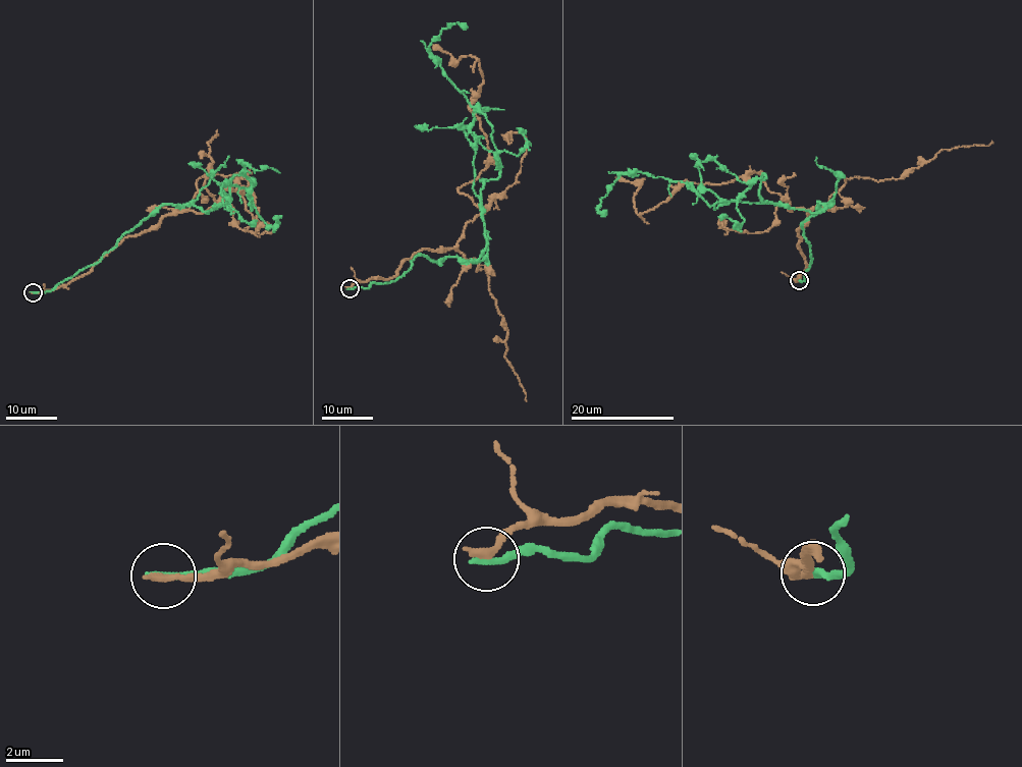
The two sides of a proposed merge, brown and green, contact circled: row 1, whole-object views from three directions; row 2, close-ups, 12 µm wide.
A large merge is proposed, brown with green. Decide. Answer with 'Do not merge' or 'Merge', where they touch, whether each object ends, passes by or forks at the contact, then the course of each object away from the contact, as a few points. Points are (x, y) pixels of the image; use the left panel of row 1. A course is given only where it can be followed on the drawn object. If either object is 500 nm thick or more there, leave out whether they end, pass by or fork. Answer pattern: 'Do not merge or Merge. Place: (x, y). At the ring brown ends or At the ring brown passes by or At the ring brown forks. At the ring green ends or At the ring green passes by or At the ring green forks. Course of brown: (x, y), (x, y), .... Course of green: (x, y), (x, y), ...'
Do not merge. Place: (33, 292). At the ring brown ends. At the ring green ends. Course of brown: (34, 291), (83, 277), (164, 217), (204, 213), (216, 174), (250, 181), (257, 220), (226, 188). Course of green: (34, 291), (164, 205), (223, 204), (234, 175), (254, 179), (252, 210), (230, 181), (222, 195), (257, 220)

